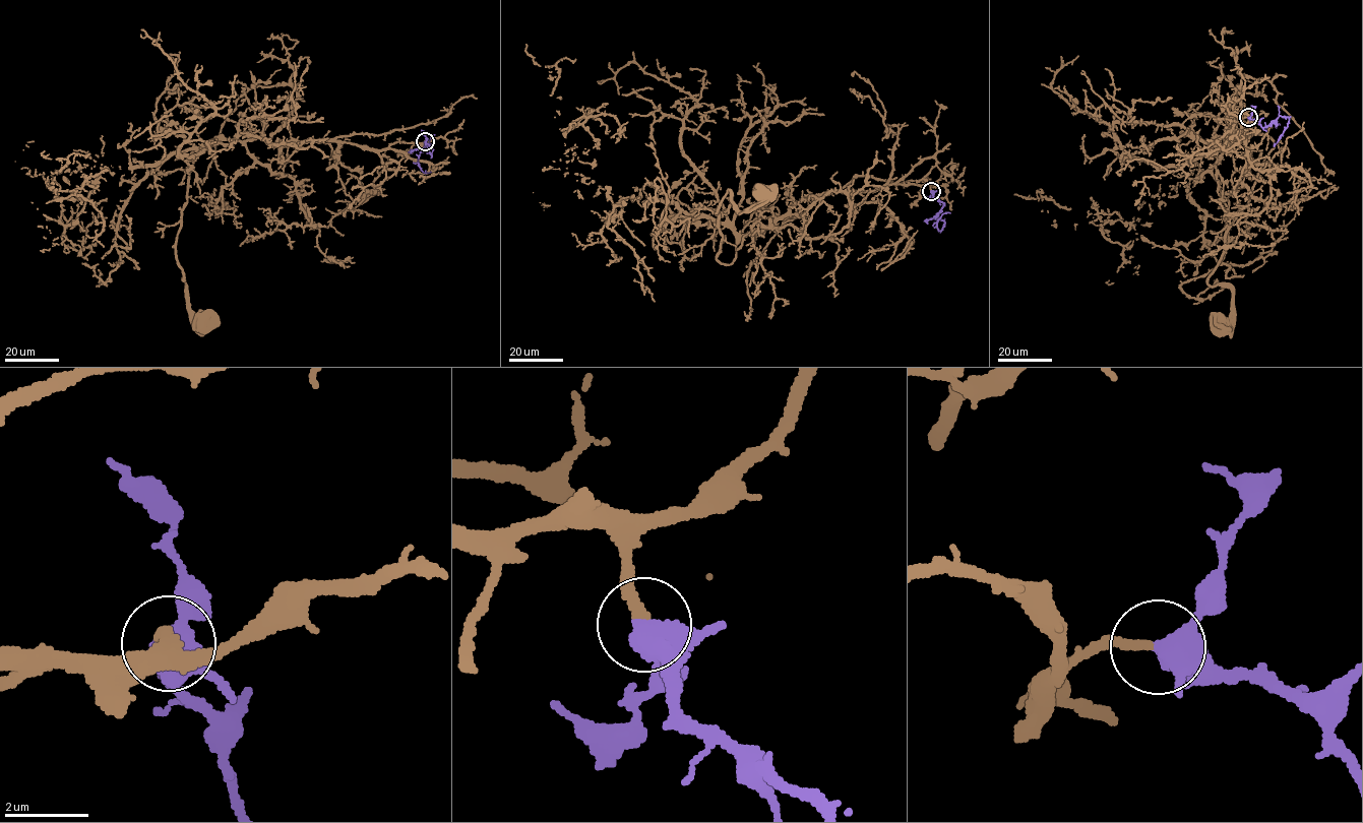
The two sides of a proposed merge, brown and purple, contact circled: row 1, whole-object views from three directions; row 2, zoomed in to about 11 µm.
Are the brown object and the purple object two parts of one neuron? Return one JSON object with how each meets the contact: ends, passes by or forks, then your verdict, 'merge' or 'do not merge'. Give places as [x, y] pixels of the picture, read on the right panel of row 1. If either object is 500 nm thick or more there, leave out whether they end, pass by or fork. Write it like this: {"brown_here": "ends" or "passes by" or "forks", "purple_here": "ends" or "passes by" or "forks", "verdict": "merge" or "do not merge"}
{"verdict": "merge"}

